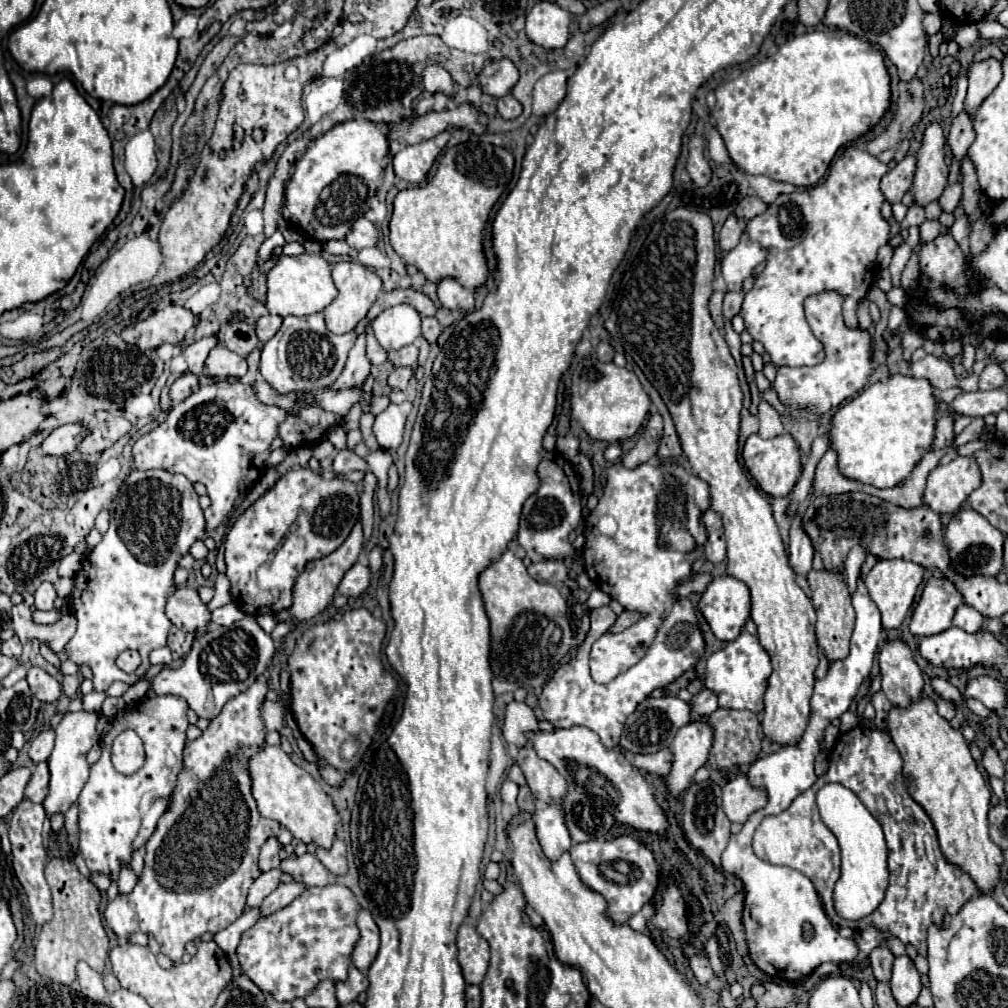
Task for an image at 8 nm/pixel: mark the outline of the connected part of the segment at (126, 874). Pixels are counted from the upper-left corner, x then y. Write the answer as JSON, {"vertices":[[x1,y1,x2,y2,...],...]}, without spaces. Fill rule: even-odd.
{"vertices":[[125,865,122,866,117,882,119,893,130,893,133,890,136,882,137,876,135,875,132,868]]}

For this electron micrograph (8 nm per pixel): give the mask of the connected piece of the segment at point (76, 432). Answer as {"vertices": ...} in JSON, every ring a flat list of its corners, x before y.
{"vertices":[[71,423,71,425,61,425,57,429,53,429,41,443,41,453,43,455,65,455,65,453,73,453,81,439,85,437,85,433,89,433,87,427,79,425,79,423]]}

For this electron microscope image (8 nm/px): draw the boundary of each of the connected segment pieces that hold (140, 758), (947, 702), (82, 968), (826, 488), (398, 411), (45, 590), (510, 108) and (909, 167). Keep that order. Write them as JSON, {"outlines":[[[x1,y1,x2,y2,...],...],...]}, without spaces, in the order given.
{"outlines":[[[123,731,113,743,113,765,119,773,131,775,145,763,145,749,143,741,137,737,135,731]],[[937,697,937,707,939,707,939,715,945,717,947,721,951,721,955,717,955,703,951,699]],[[77,963,77,979,81,985,81,993,93,1001,105,1001,107,991,103,987,103,975,91,969,87,963]],[[829,449,823,459,817,463,815,479,813,479,813,495,839,495,857,491,857,481,843,477,837,469,837,453]],[[411,401,391,403,381,415,375,417,373,435,375,435,377,443,381,445,381,449,395,451,401,445,401,441,403,441,403,425,405,425,405,419,407,419,411,407,413,407]],[[41,583,37,587,37,591,33,593,35,597,35,609,39,611,51,611,53,609,53,601,55,601,55,587,51,583]],[[507,93,505,97,499,97,497,99,497,113,503,119,515,119,521,113,521,103,511,93]],[[907,155,881,179,881,191,891,205,899,203,901,197,911,189,913,173,915,173,915,157]]]}

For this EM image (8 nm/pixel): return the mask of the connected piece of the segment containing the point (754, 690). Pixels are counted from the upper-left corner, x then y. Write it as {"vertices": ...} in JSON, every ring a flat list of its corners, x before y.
{"vertices":[[743,629,737,639,729,641,723,649,719,649,707,659,705,687,717,695,719,707,747,709,747,711,759,713,763,711,763,695,767,689,769,673,771,673,771,663,769,663,767,651,761,647,755,635]]}

